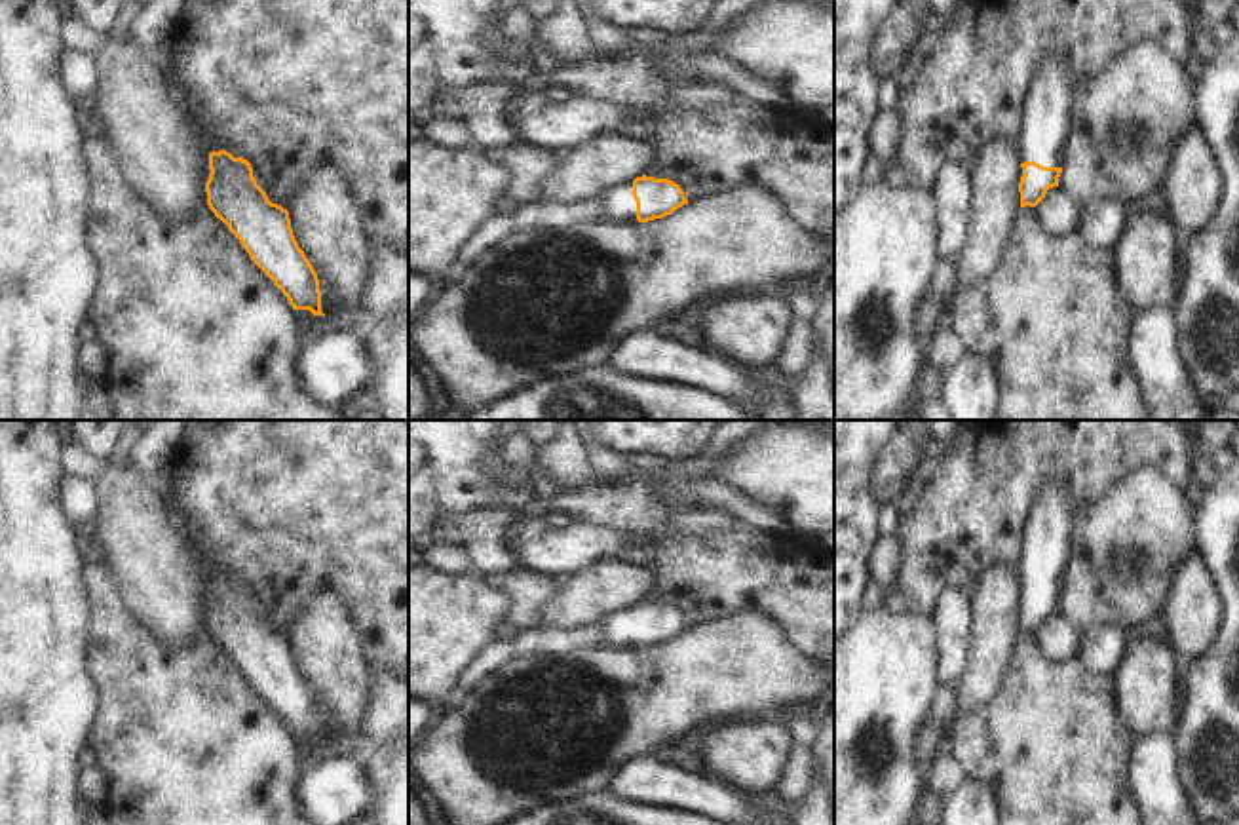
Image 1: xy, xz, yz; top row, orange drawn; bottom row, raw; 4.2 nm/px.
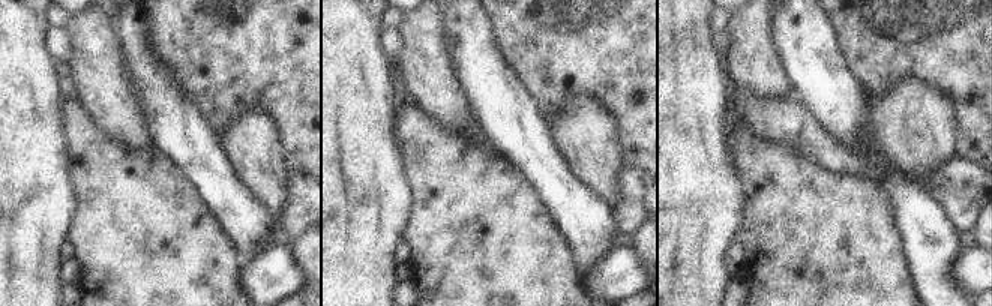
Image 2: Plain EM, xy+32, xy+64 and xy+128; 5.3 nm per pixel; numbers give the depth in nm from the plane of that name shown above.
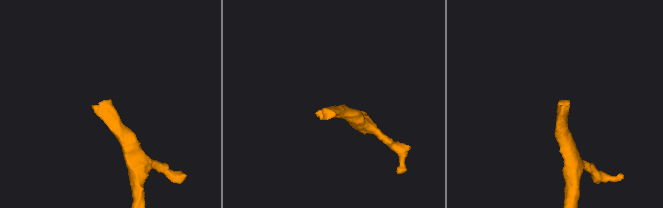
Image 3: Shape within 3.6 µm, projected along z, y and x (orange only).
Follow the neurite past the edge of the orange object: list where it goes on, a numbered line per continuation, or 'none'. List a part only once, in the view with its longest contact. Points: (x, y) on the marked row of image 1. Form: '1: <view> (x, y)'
1: xz (618, 206)

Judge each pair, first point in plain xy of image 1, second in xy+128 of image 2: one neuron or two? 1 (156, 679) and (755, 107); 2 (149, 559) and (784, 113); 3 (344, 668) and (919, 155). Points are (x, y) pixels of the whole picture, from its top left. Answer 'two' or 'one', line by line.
1: two
2: two
3: one

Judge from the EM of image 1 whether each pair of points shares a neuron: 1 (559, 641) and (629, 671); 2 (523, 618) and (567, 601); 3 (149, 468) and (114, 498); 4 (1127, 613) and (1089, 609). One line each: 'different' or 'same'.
1: different
2: different
3: different
4: same

